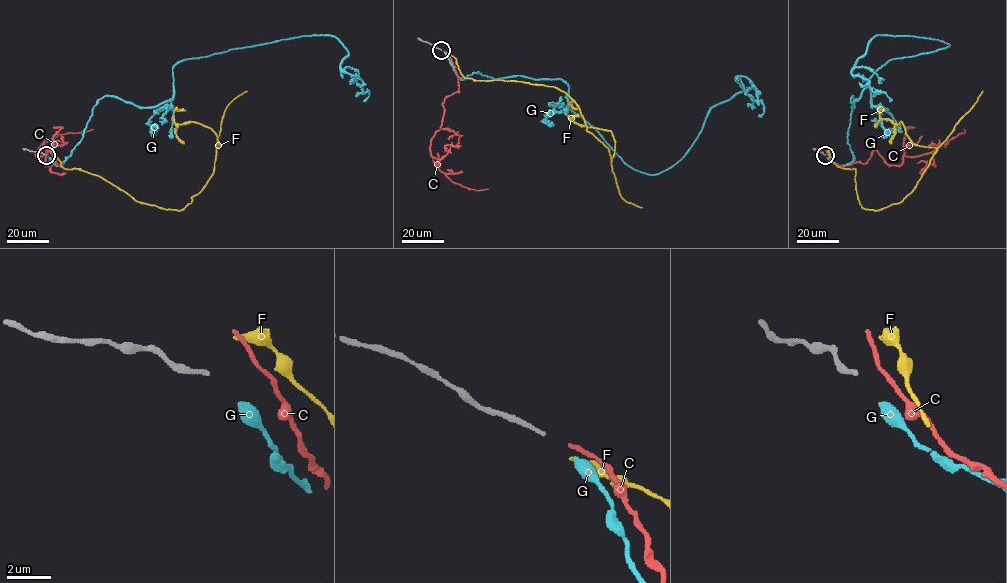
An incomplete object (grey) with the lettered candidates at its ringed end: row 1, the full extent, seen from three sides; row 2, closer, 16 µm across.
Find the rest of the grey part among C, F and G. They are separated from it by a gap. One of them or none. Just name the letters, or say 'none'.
G

